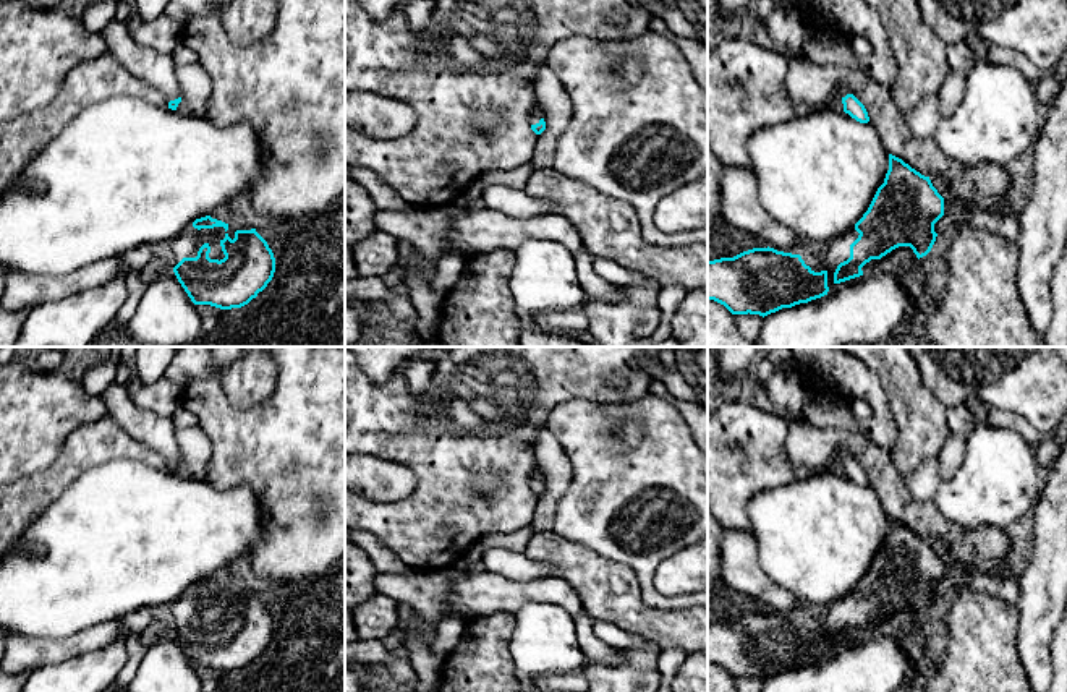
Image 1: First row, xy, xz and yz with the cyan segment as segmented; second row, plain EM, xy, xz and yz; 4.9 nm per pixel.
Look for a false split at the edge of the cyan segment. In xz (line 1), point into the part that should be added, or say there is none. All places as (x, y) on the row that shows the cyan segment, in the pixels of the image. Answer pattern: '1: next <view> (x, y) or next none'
1: next xz (533, 119)

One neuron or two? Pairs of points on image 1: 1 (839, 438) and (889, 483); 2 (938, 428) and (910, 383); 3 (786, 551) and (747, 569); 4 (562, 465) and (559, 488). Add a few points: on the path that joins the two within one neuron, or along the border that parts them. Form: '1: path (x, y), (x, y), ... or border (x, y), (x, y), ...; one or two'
1: path (852, 441), (881, 470); one
2: path (926, 417), (910, 401), (910, 394); one
3: border (750, 532), (758, 564), (786, 590); two
4: path (559, 470), (559, 483); one

